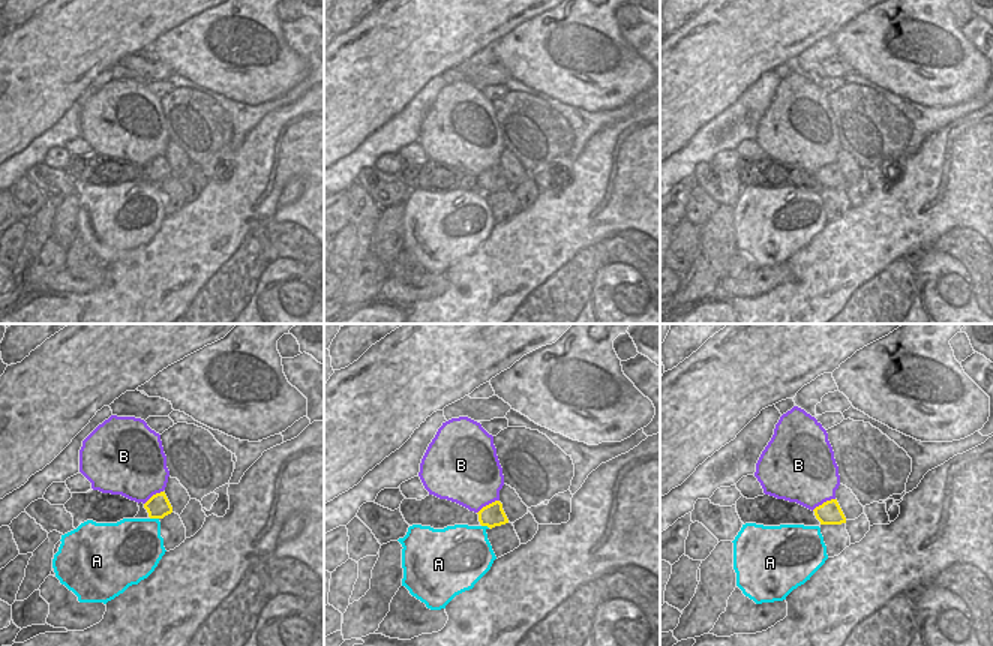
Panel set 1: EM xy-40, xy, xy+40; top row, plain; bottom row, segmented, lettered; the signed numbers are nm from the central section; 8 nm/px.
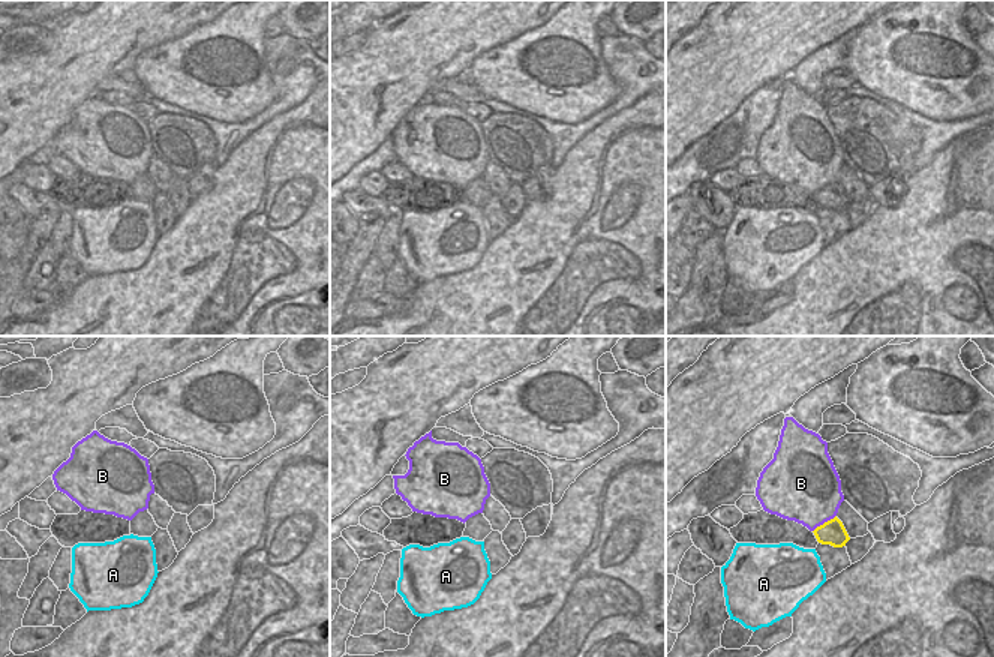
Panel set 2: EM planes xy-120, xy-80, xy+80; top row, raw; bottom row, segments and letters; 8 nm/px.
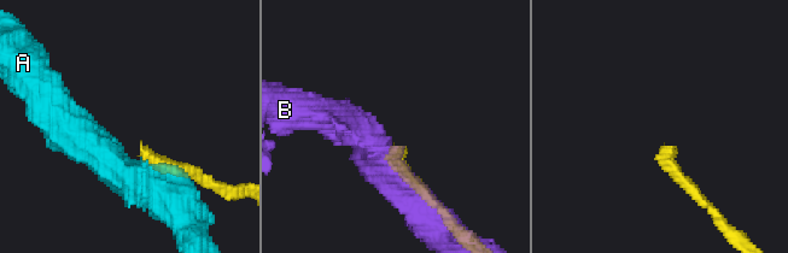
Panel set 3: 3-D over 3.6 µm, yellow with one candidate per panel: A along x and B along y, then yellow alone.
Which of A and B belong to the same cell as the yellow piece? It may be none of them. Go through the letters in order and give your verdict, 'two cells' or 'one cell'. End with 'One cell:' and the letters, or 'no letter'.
A: two cells
B: two cells
One cell: no letter

